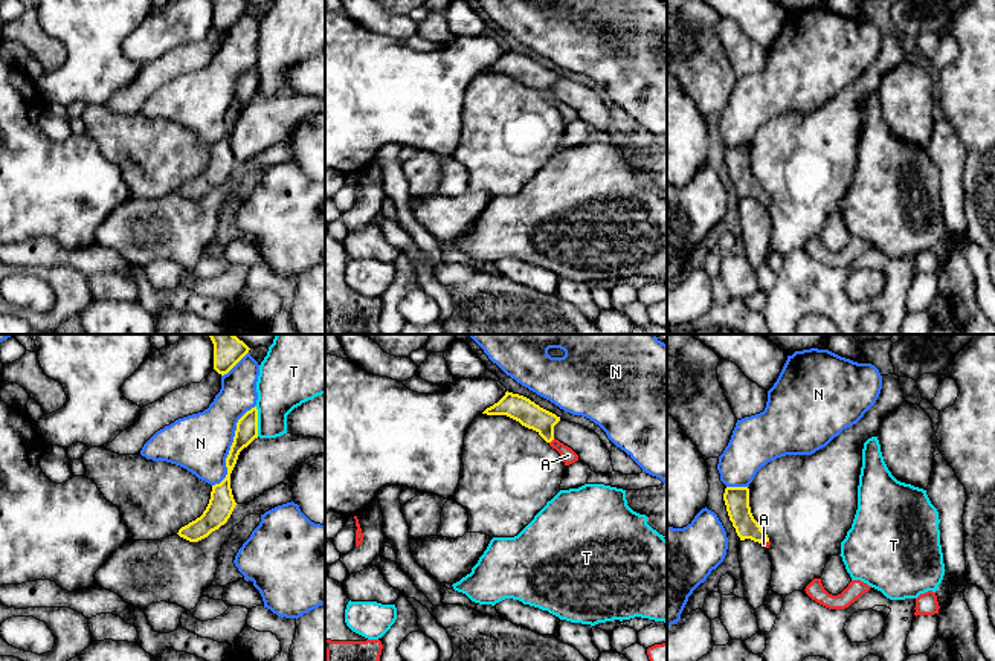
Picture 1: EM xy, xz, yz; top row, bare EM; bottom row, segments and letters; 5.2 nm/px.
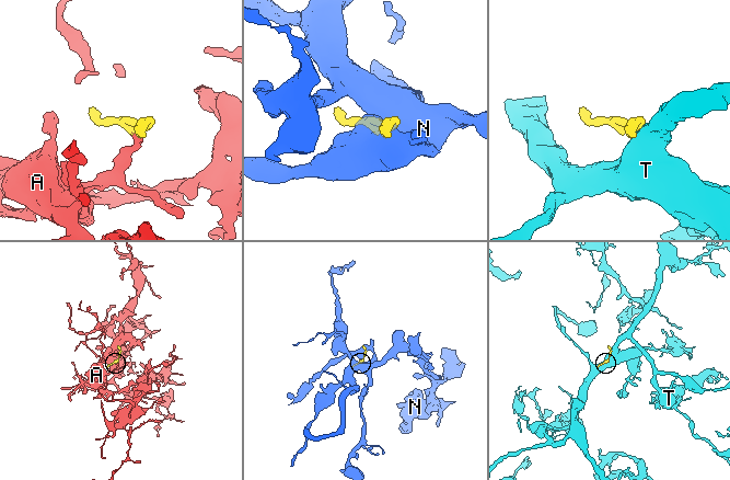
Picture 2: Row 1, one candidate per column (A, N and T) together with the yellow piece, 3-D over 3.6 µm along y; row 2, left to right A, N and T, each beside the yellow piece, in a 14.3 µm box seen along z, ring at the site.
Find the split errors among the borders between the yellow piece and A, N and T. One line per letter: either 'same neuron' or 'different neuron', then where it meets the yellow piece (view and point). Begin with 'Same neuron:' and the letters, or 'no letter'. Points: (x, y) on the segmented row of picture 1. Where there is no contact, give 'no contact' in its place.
Same neuron: A
A: same neuron; meets yellow in xz at (551, 440)
N: different neuron; meets yellow in xy at (231, 446)
T: different neuron; meets yellow in xy at (257, 422)

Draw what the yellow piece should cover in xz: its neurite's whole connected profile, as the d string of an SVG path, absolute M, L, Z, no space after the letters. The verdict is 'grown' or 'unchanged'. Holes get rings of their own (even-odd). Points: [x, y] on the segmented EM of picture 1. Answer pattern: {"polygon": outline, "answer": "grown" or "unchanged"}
{"polygon": "M507 391L498 403L487 408L482 414L507 415L519 421L522 426L536 430L552 449L560 453L565 466L578 461L578 455L571 447L554 438L554 426L560 421L560 417L540 408L523 395Z", "answer": "grown"}

